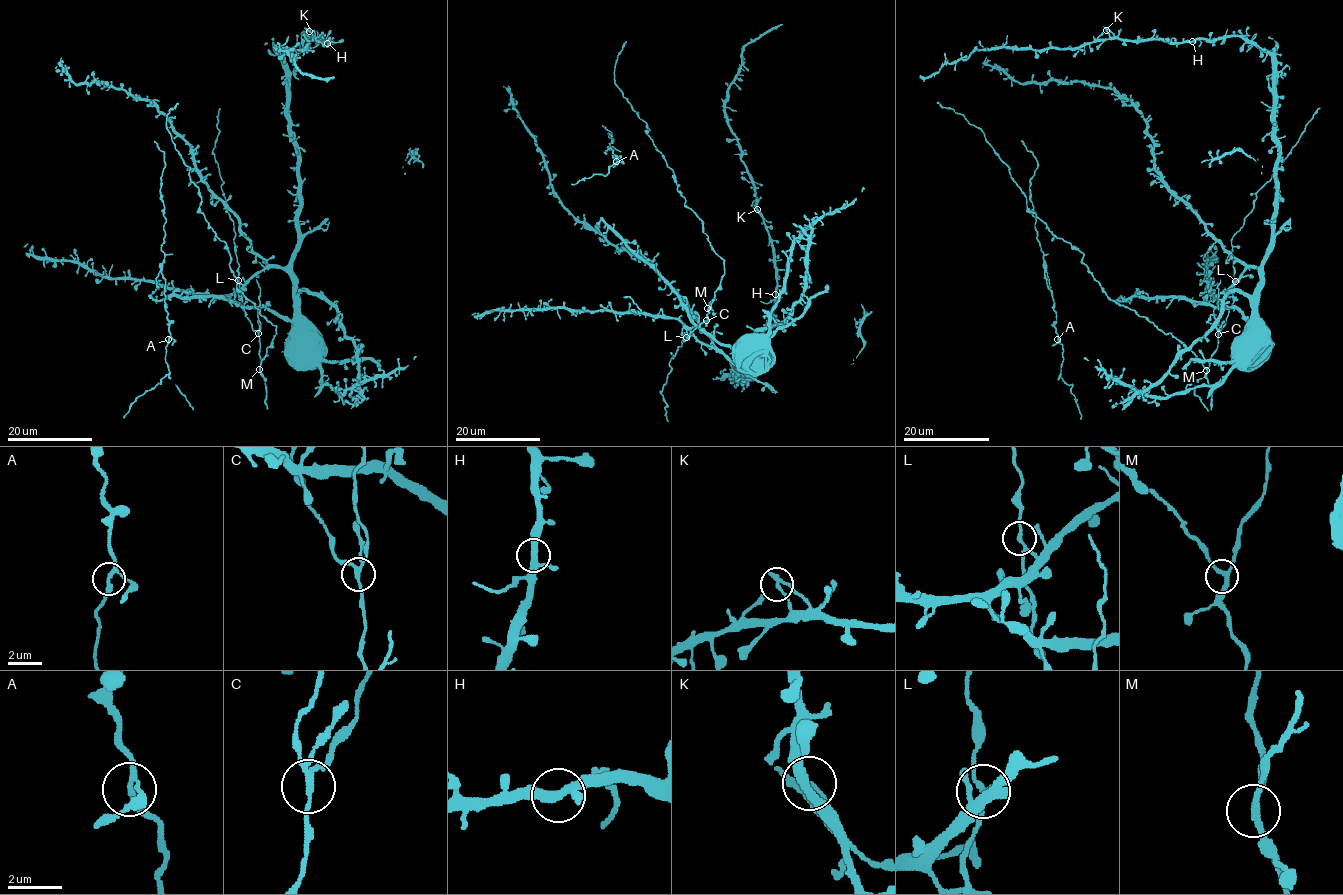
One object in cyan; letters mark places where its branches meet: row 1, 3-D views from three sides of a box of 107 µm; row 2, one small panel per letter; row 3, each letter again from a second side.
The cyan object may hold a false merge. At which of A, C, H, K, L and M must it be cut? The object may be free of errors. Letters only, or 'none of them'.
none of them

